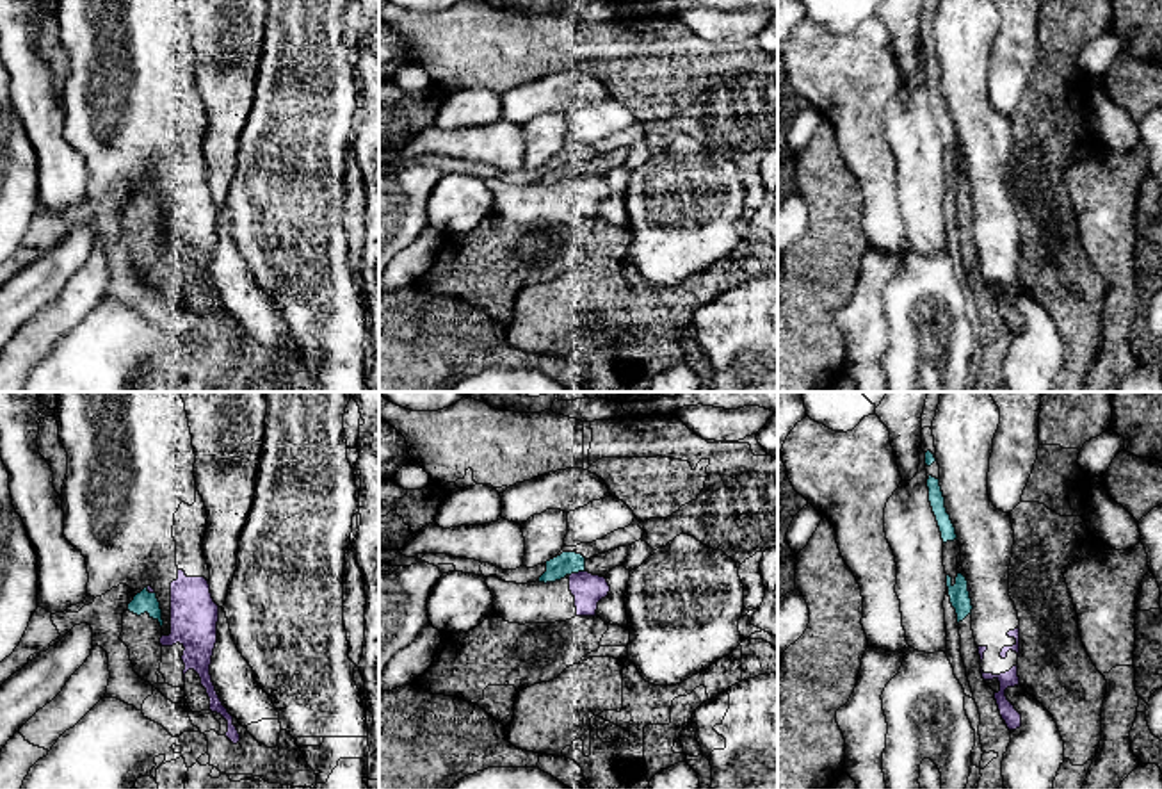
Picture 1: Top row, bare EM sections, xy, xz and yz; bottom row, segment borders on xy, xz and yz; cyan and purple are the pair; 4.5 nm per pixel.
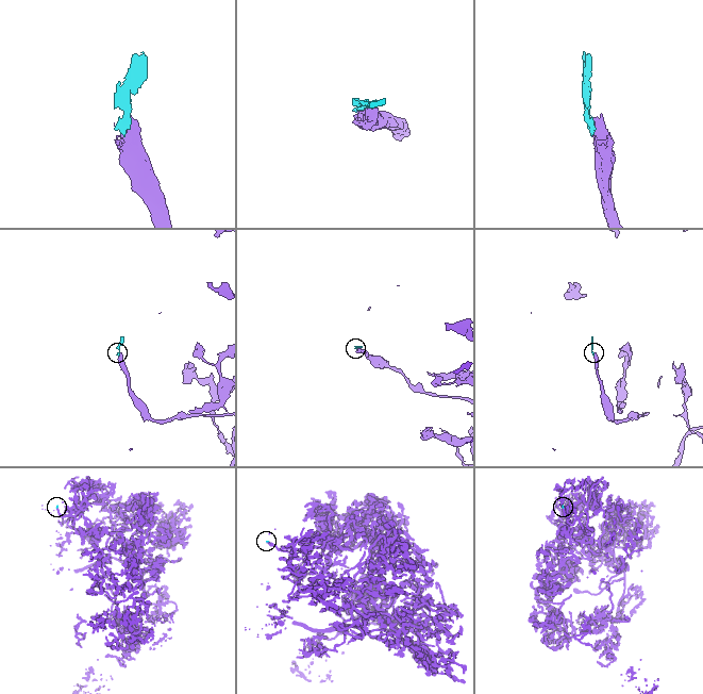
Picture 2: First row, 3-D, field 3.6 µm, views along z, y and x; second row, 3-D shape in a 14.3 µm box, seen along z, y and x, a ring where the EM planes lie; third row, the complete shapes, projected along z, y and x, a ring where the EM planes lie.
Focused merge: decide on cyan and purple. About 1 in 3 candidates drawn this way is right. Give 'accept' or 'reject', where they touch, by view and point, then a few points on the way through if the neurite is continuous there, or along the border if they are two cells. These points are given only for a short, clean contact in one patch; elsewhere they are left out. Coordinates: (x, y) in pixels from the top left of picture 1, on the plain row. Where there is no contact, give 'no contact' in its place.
reject | xz (577, 173)

